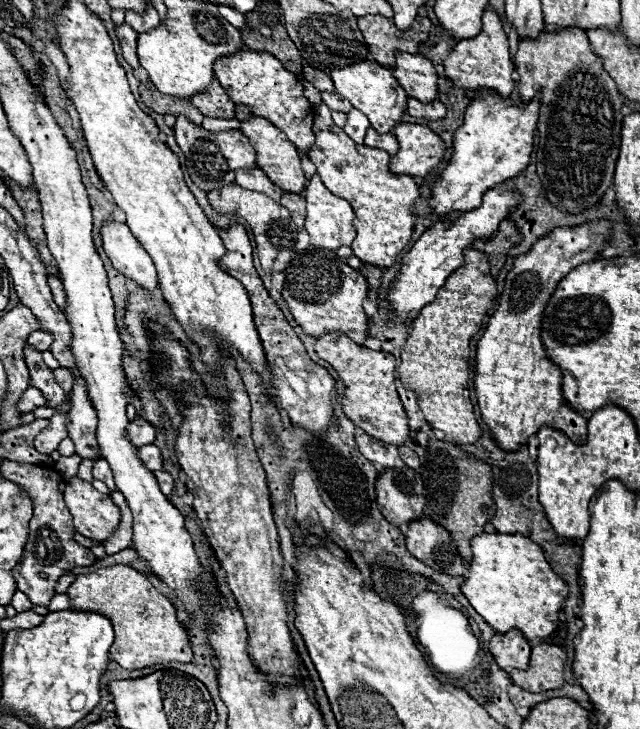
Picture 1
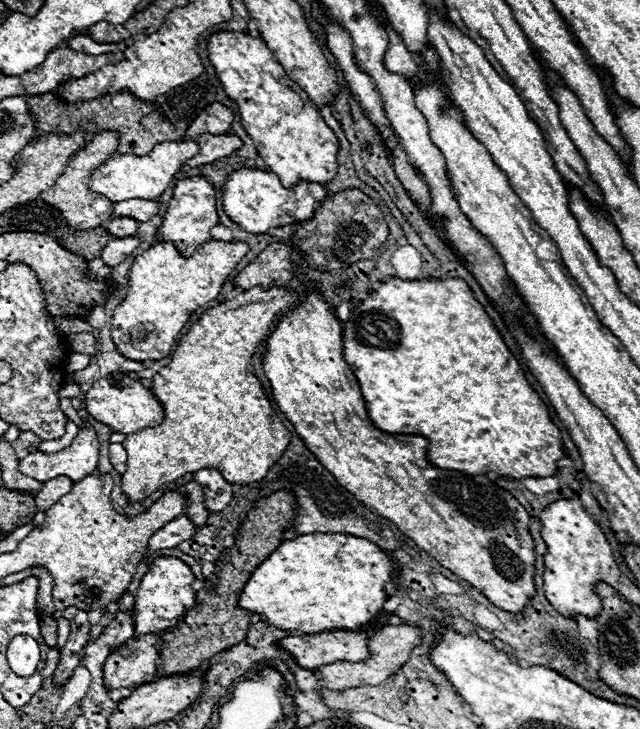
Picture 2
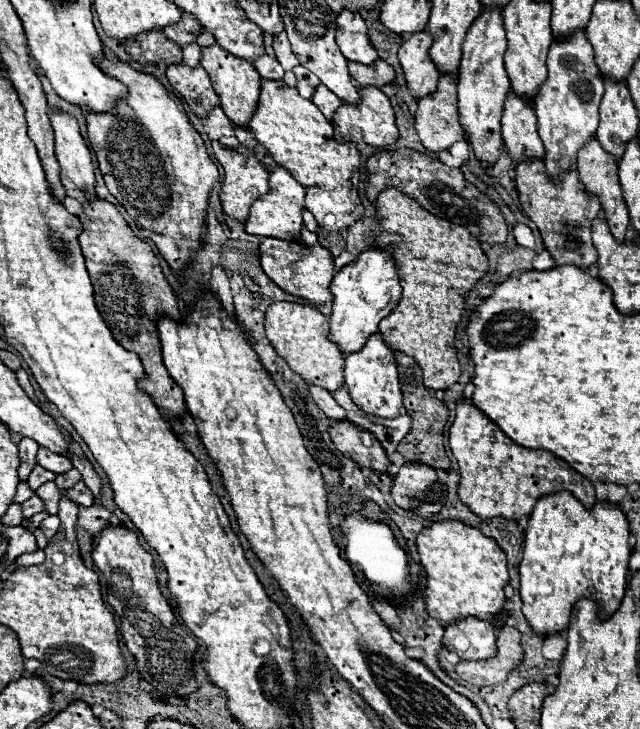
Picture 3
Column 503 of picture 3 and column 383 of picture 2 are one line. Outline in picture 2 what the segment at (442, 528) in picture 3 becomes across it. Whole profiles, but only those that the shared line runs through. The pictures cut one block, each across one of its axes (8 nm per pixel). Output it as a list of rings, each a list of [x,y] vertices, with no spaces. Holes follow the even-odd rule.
[[[304,534],[282,542],[250,576],[240,596],[240,606],[262,616],[262,620],[292,632],[332,632],[354,630],[370,622],[388,600],[386,584],[394,580],[396,564],[374,542],[348,534]]]

